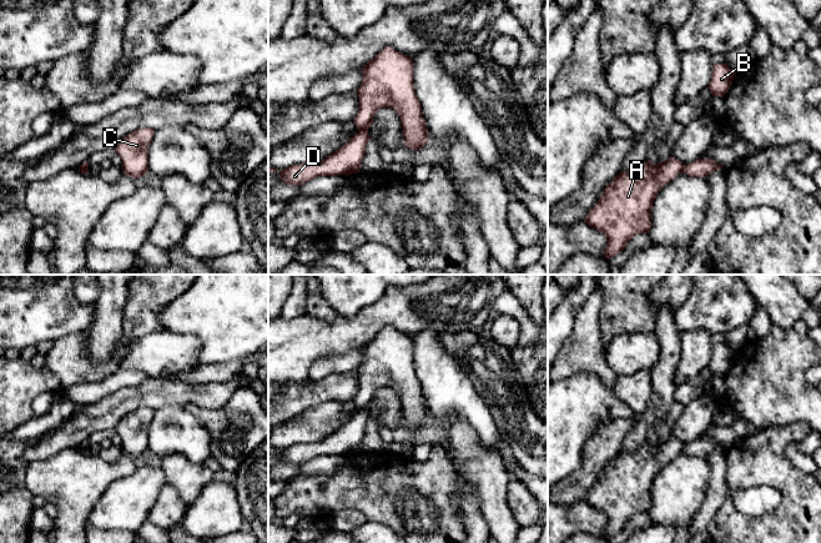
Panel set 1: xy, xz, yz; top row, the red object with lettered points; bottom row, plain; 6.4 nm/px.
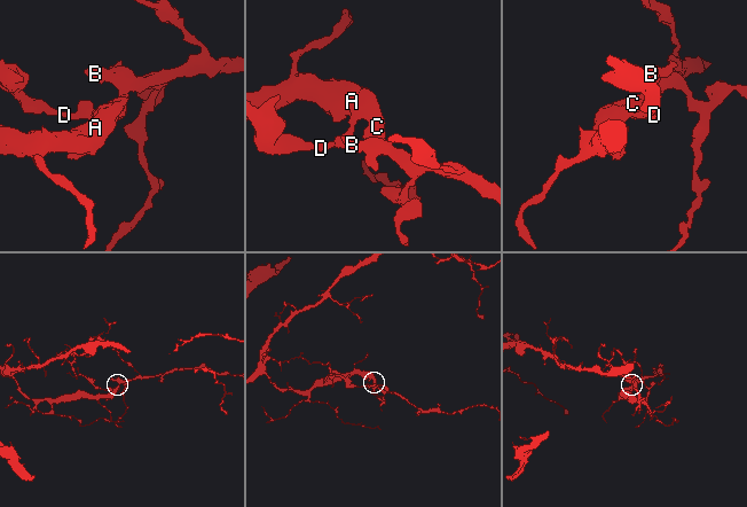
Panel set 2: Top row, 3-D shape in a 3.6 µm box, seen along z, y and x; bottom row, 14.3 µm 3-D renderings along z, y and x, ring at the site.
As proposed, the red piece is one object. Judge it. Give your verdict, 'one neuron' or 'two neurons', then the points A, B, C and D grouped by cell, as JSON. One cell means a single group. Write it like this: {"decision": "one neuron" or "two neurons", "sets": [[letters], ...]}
{"decision": "two neurons", "sets": [["A", "B", "C"], ["D"]]}

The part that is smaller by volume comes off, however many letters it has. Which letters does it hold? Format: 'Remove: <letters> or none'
Remove: D

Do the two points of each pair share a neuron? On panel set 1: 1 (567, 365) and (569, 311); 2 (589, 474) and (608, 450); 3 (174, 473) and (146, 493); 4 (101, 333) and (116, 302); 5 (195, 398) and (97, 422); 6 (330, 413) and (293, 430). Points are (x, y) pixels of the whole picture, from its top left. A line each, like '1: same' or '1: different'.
1: different
2: same
3: different
4: same
5: same
6: same

